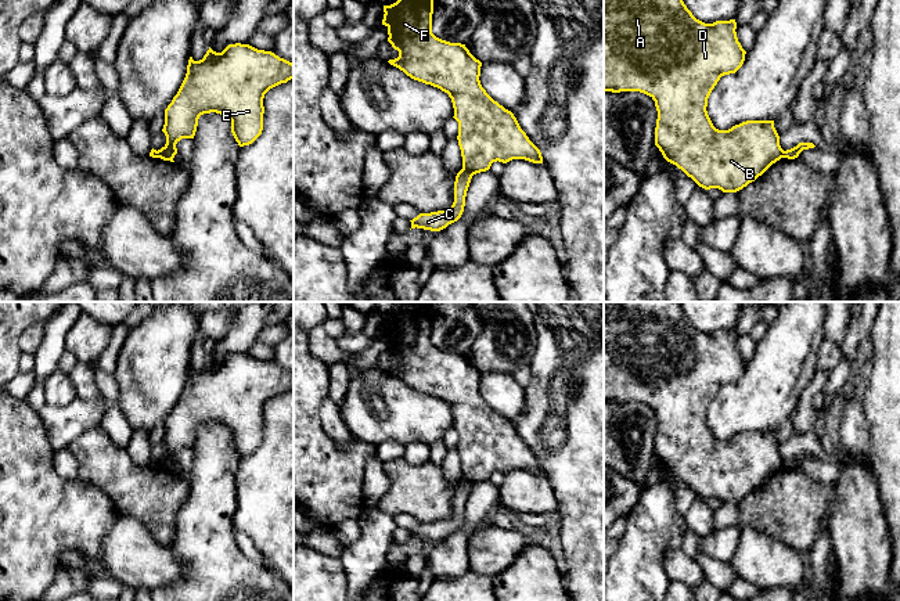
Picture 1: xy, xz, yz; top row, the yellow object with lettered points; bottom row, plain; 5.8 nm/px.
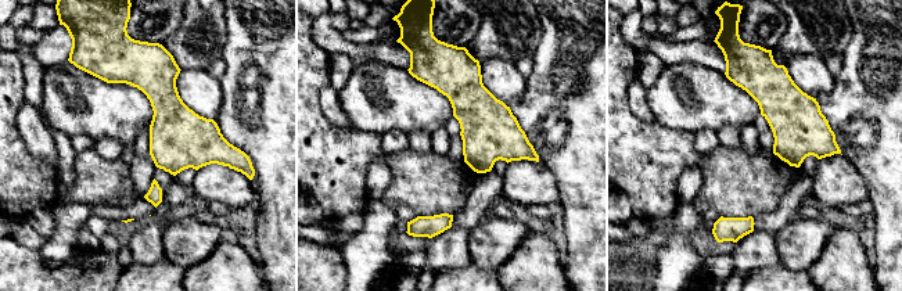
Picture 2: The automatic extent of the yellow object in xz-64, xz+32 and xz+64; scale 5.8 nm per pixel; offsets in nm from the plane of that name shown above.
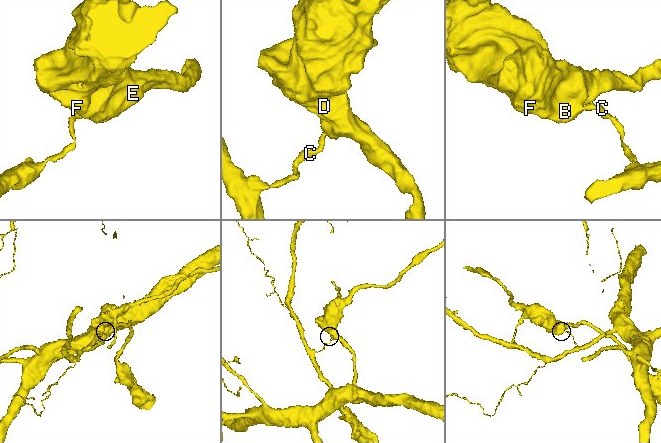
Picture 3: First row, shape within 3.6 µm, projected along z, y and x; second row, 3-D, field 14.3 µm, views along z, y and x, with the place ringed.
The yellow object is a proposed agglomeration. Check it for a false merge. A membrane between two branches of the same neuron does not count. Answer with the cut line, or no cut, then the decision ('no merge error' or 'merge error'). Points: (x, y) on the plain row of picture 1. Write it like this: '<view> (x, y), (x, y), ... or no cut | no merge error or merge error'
xz (463, 478), (472, 485) | merge error

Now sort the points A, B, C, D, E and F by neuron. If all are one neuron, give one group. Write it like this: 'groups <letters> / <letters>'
groups A B D E F / C

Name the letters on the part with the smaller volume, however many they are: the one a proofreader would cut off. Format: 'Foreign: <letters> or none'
Foreign: A, B, D, E, F

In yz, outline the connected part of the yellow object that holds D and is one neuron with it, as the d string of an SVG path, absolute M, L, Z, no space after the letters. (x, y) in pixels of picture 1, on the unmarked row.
M604 302L604 402L640 402L649 406L655 411L658 421L655 438L655 456L663 468L681 479L699 497L705 500L719 499L723 503L737 503L762 486L773 474L782 468L784 460L780 456L780 446L774 438L774 431L746 431L732 436L728 440L719 440L713 436L706 417L708 409L721 386L735 384L745 371L746 361L742 359L737 348L737 332L716 331L705 334L696 330L684 314L680 302Z

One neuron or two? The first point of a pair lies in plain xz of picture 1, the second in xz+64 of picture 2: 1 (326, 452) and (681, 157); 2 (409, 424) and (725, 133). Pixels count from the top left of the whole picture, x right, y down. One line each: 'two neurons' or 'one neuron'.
1: one neuron
2: two neurons

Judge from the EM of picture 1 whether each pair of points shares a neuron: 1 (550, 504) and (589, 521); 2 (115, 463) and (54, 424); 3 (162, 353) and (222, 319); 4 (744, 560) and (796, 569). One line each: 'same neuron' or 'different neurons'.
1: different neurons
2: different neurons
3: different neurons
4: same neuron

